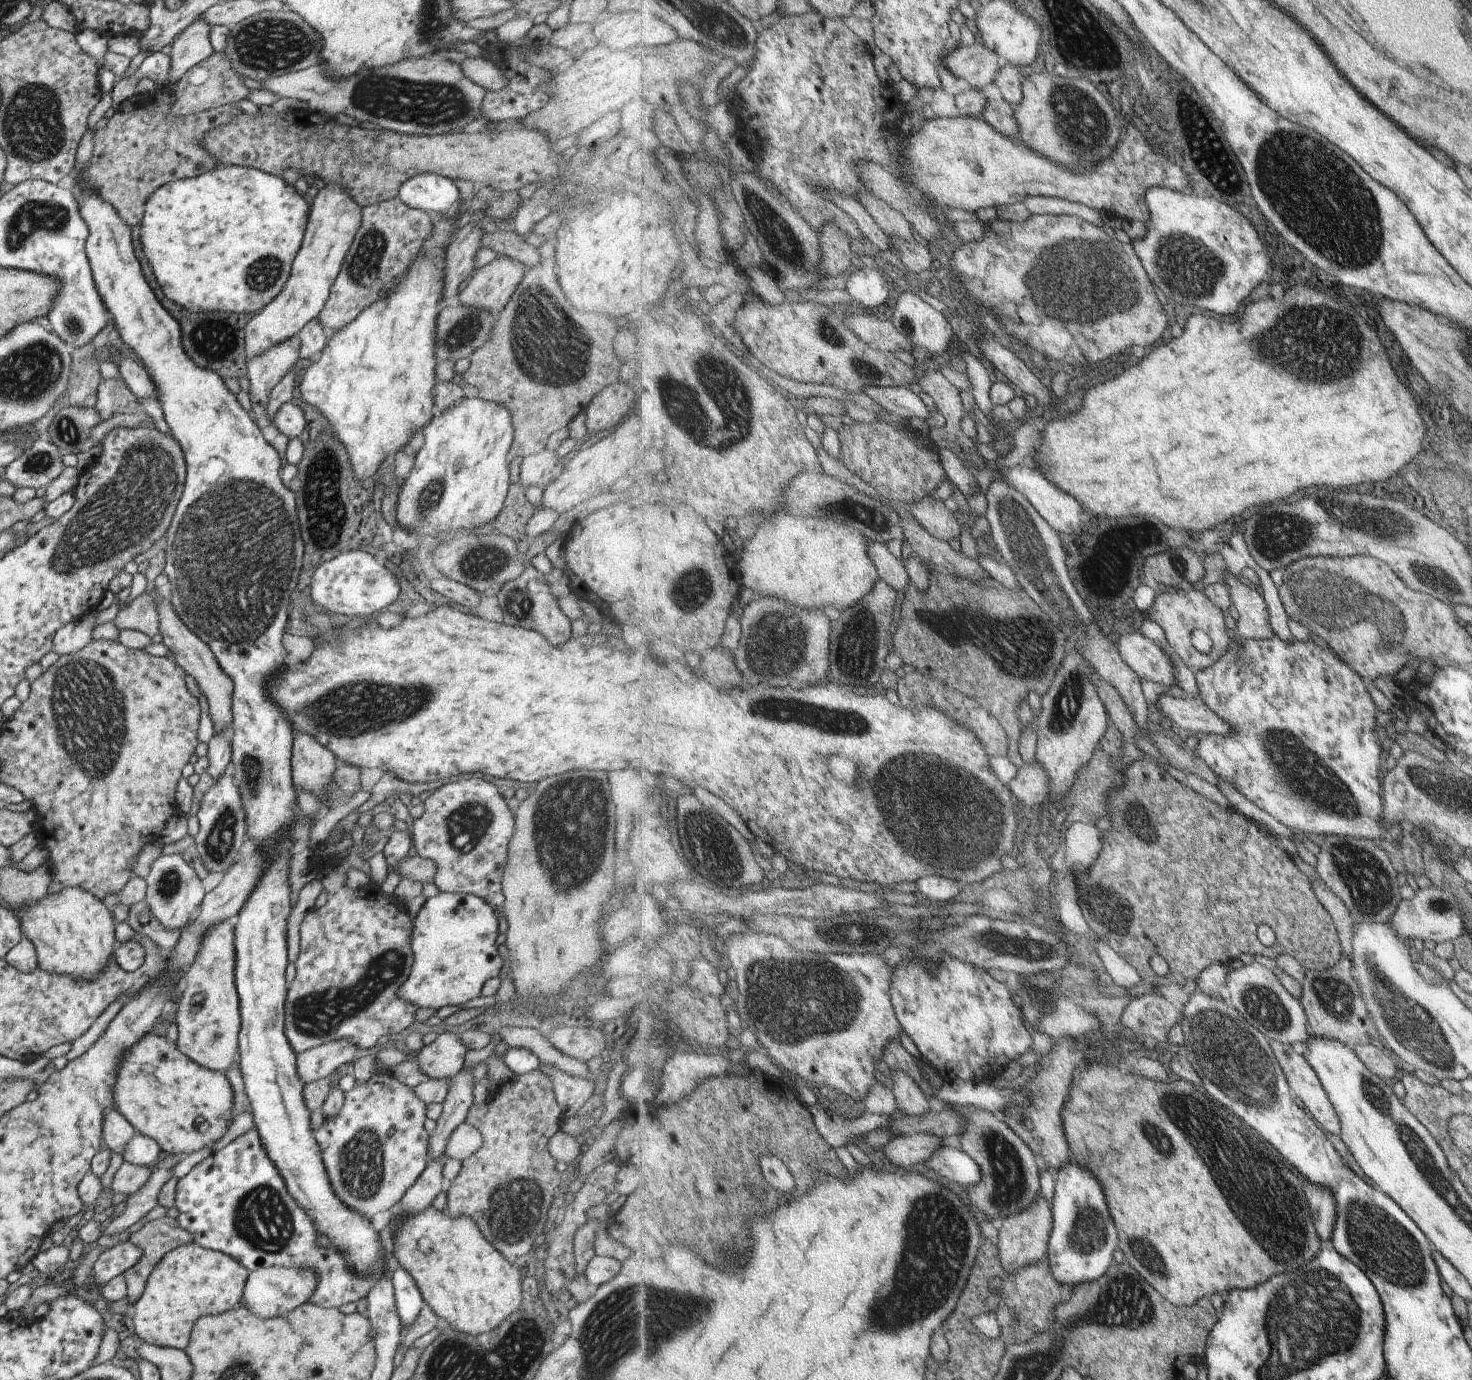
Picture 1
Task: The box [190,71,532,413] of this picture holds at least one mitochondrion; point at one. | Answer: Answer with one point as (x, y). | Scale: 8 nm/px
(363, 269)

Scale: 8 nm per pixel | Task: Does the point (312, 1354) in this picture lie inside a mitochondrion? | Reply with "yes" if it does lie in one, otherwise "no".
no

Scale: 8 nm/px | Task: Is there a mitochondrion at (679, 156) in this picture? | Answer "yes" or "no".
no

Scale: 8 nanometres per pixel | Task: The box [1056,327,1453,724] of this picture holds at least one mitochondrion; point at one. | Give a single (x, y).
(1328, 597)

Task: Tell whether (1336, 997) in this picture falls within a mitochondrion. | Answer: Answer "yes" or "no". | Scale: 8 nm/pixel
yes

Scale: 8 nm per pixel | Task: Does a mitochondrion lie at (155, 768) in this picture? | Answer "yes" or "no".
no

